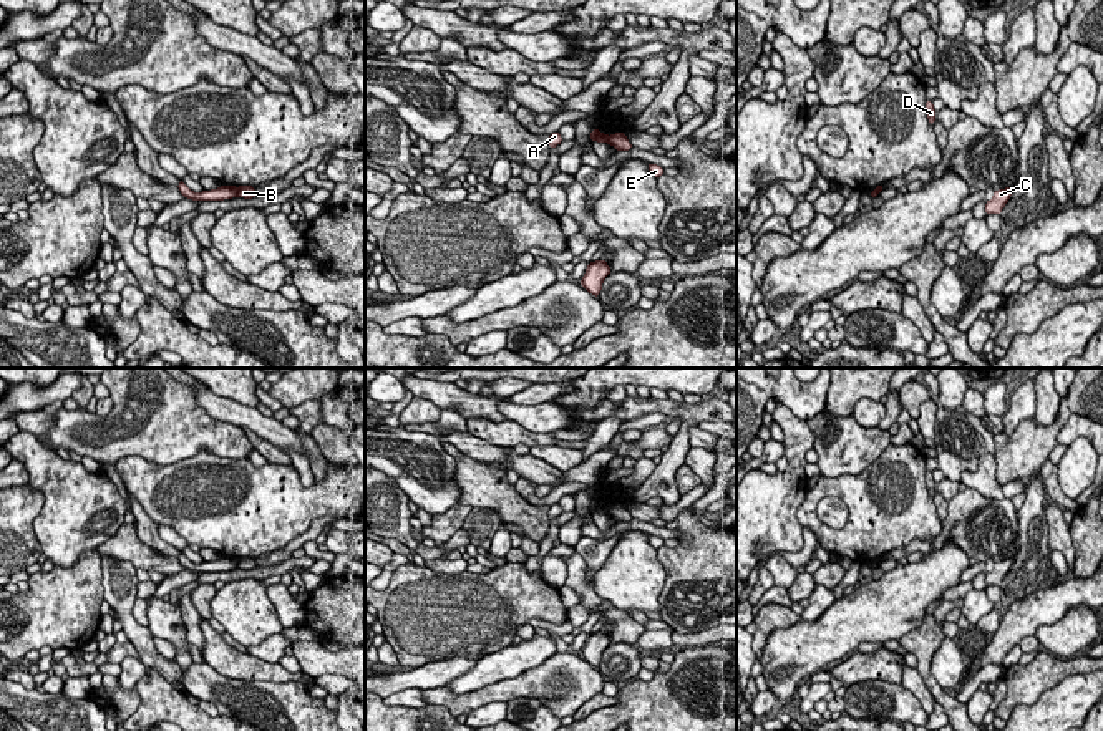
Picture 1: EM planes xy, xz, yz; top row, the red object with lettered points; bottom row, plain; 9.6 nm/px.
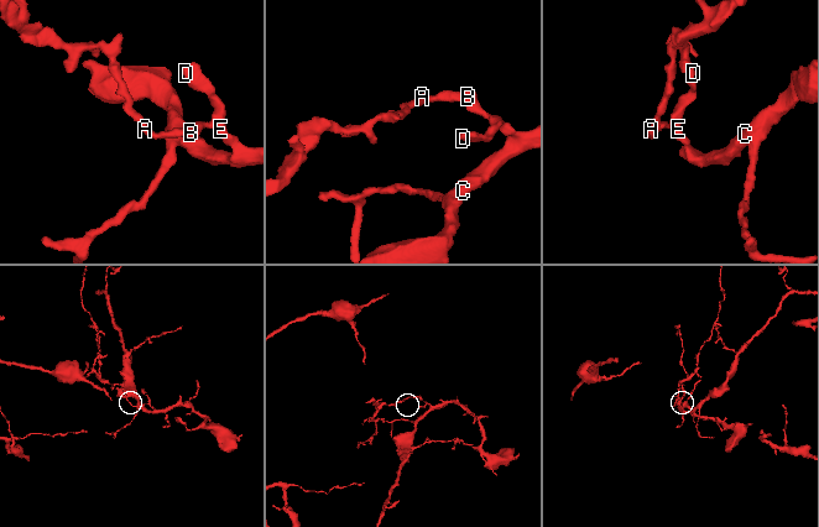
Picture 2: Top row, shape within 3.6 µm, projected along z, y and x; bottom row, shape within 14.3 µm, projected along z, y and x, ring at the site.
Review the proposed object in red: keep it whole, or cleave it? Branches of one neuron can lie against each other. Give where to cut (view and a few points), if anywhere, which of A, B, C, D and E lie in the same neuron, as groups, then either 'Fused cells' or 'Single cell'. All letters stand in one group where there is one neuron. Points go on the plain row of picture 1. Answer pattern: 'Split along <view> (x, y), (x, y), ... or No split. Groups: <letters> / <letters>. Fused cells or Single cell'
Split along xy (236, 559), (238, 566). Groups: A / B C D E. Fused cells

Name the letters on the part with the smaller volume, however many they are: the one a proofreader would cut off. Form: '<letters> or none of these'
A

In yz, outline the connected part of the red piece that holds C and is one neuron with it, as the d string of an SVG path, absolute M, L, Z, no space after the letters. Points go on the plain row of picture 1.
M1013 557L1007 560L999 560L994 564L994 569L985 574L985 583L989 585L999 585L1002 583L1003 577L1008 574L1010 567L1013 564Z

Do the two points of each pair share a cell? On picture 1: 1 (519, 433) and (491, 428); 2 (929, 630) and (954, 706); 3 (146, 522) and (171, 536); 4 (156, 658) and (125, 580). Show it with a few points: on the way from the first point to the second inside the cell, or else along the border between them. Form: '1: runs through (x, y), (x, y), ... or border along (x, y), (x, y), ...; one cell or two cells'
1: runs through (513, 433), (498, 433); one cell
2: runs through (924, 650), (924, 672), (934, 688); one cell
3: border along (156, 527), (156, 532), (165, 541), (179, 549); two cells
4: runs through (141, 639), (125, 617), (125, 600); one cell

